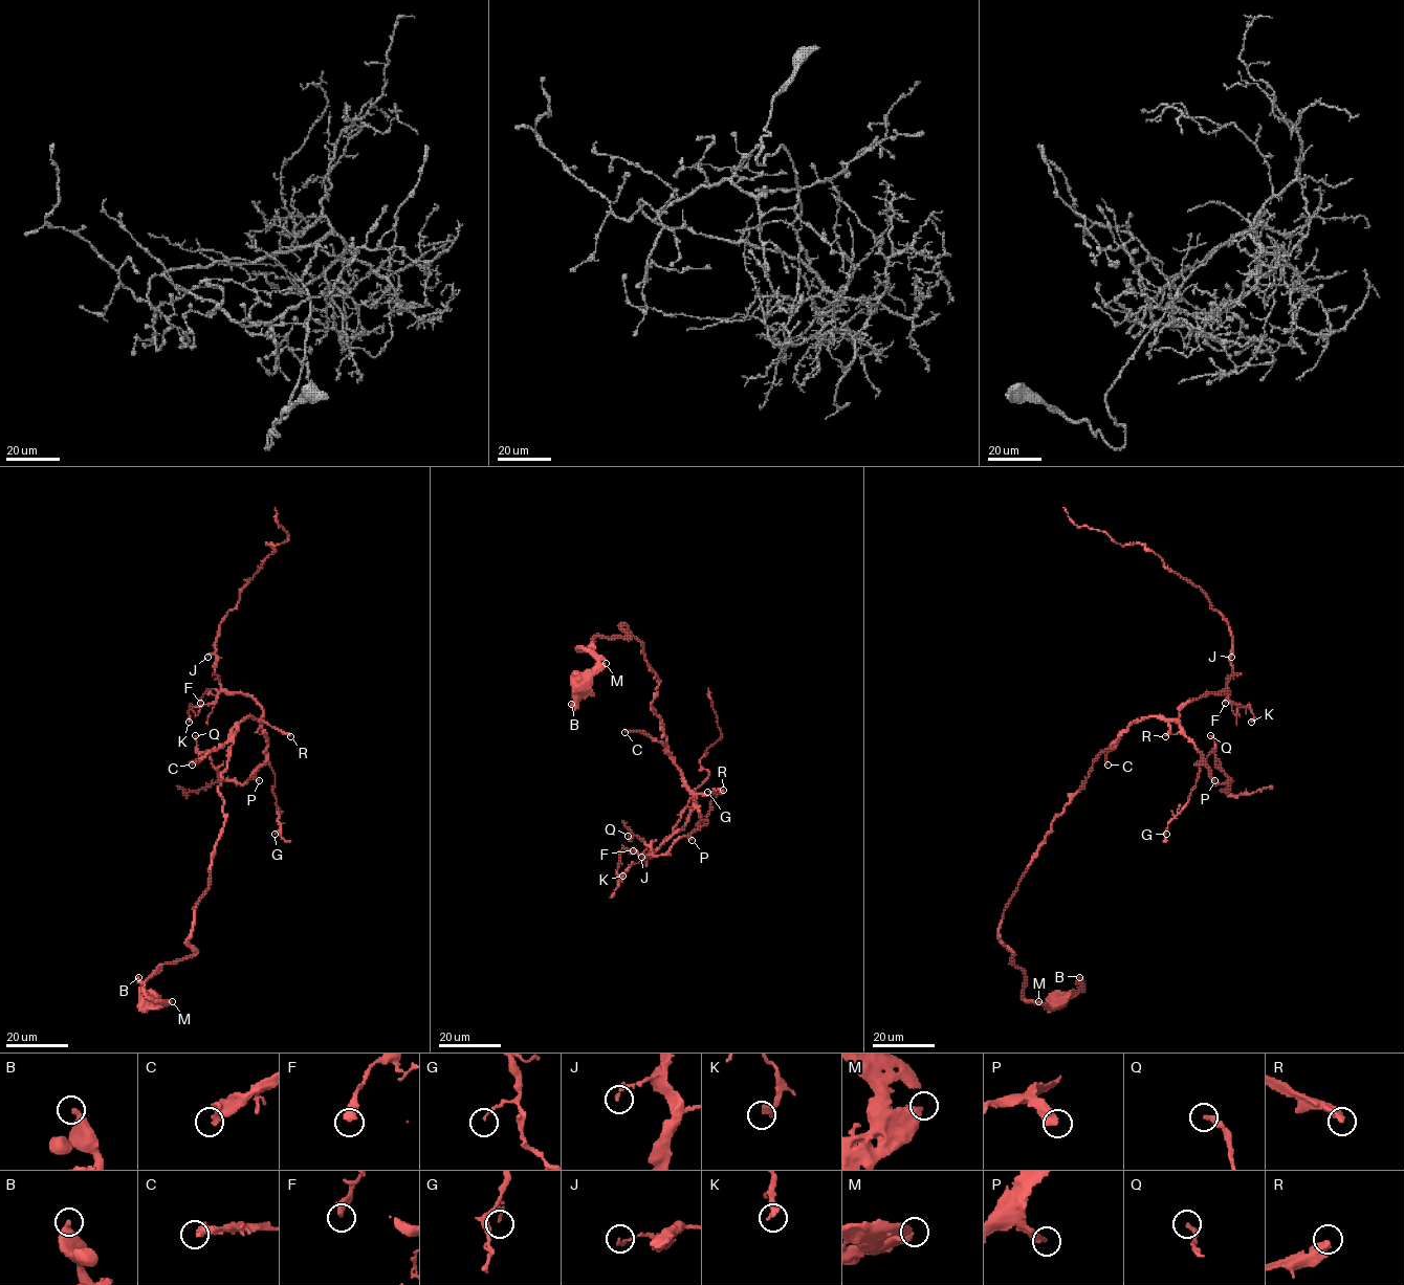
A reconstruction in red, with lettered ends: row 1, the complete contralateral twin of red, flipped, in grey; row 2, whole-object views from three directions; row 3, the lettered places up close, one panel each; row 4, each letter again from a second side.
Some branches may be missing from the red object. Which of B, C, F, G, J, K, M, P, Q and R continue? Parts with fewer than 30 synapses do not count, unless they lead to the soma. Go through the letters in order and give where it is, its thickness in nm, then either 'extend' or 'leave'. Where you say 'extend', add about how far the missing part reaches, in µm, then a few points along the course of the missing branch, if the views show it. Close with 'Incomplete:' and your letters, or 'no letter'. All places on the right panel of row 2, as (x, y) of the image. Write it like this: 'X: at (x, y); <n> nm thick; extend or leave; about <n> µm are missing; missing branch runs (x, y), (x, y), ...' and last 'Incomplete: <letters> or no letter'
B: at (1079, 977); 420 nm thick; leave
C: at (1108, 765); 280 nm thick; leave
F: at (1225, 703); 400 nm thick; leave
G: at (1166, 834); 100 nm thick; leave
J: at (1231, 657); 140 nm thick; leave
K: at (1251, 722); 320 nm thick; leave
M: at (1038, 1001); 500 nm thick; leave
P: at (1214, 780); 360 nm thick; leave
Q: at (1210, 735); 200 nm thick; leave
R: at (1165, 736); 360 nm thick; extend; about 60 µm are missing; missing branch runs (1165, 736), (1168, 752), (1164, 779), (1143, 796), (1116, 806), (1105, 805), (1109, 798)
Incomplete: R

